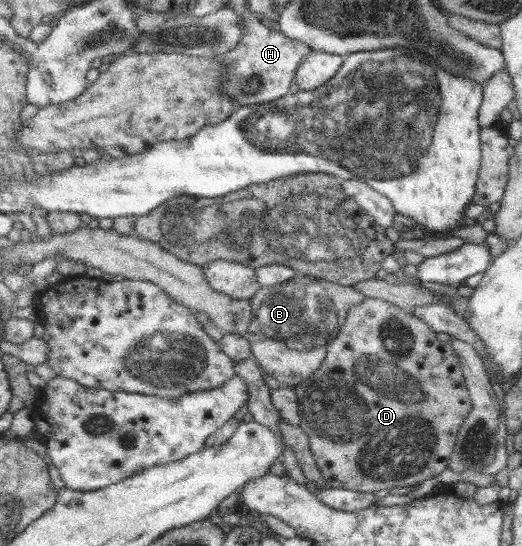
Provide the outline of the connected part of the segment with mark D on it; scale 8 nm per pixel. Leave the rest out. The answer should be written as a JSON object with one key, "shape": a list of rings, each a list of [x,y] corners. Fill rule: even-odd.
{"shape":[[[366,297],[365,302],[349,311],[344,326],[338,333],[338,337],[330,342],[327,348],[328,354],[323,365],[314,373],[313,377],[295,386],[294,390],[298,395],[300,413],[303,417],[301,426],[309,436],[317,467],[319,467],[323,477],[328,481],[329,487],[352,489],[360,492],[374,492],[393,487],[413,486],[413,483],[420,483],[425,481],[425,479],[433,477],[433,473],[438,474],[439,471],[443,471],[447,467],[448,457],[453,451],[458,429],[470,410],[470,399],[460,372],[460,361],[449,343],[439,343],[435,339],[435,333],[433,333],[430,326],[419,317],[411,315],[406,309],[384,301],[381,298]],[[373,383],[383,387],[383,389],[375,391]]]}

